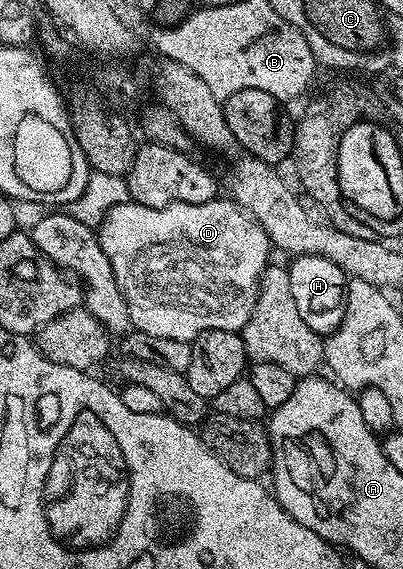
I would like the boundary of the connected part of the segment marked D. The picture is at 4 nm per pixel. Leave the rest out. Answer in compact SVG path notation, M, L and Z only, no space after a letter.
M216 199L200 205L186 205L178 201L160 209L134 203L118 205L103 216L103 220L97 226L97 236L101 251L105 253L105 259L109 259L109 267L113 267L117 287L121 287L121 295L125 295L125 303L129 307L132 326L140 333L157 335L161 339L181 339L190 342L205 331L213 331L214 329L220 329L221 331L242 330L243 324L251 317L251 312L255 306L255 298L259 296L259 280L263 270L269 264L267 256L273 253L273 246L267 238L267 233L240 205L235 204L230 199L224 199L224 201Z

